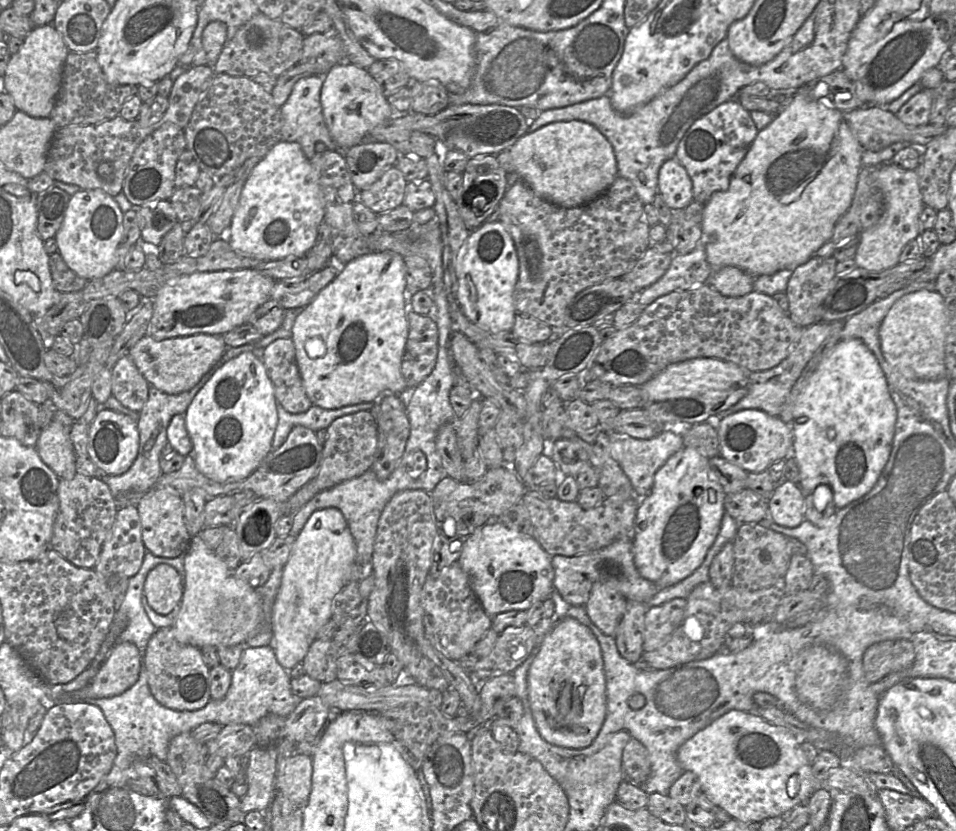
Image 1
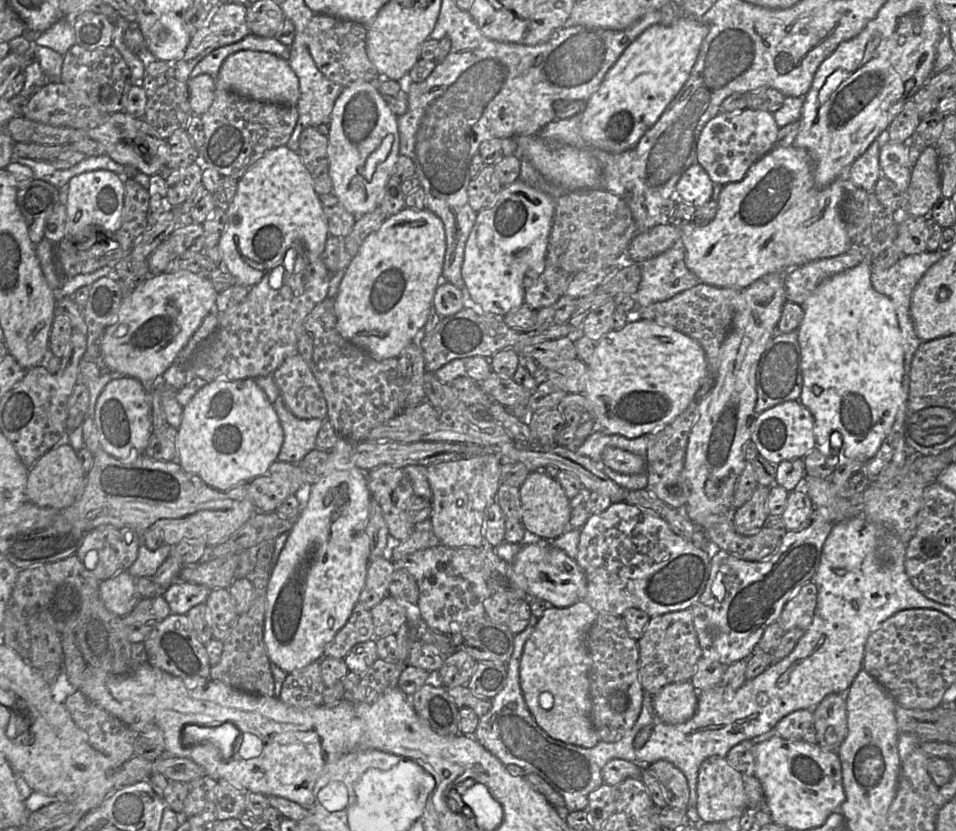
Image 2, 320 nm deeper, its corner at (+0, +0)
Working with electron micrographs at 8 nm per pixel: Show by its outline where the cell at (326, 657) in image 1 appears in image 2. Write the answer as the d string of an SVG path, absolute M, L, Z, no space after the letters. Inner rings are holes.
M356 604L345 625L325 647L323 657L344 659L357 644L374 640L373 617L369 610Z

